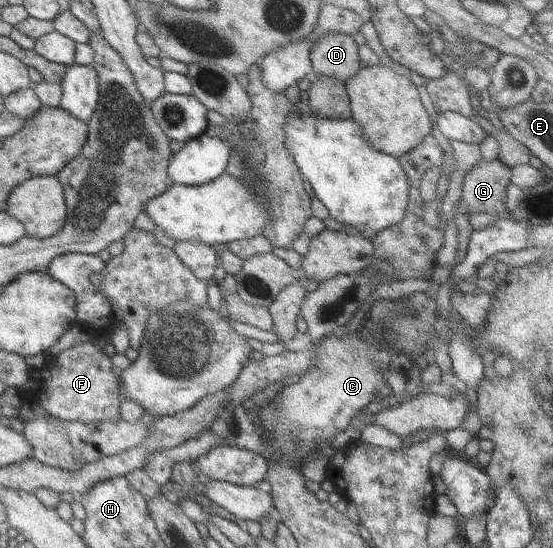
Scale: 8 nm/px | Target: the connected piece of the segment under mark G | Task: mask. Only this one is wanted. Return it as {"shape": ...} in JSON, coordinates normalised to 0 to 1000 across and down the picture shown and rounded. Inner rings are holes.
{"shape":[[[872,290],[839,323],[828,385],[839,394],[877,387],[901,400],[919,400],[926,385],[915,378],[915,339],[924,334],[924,321],[924,305],[901,290]]]}

